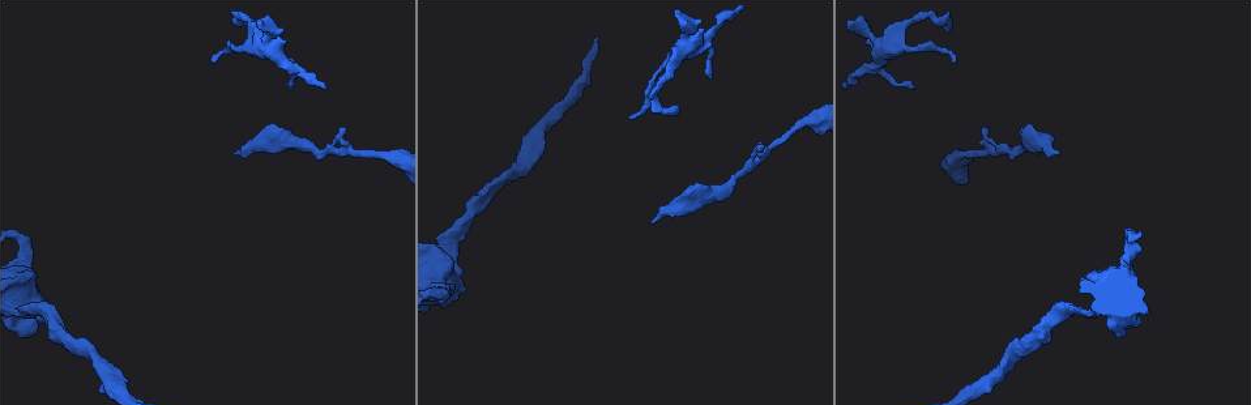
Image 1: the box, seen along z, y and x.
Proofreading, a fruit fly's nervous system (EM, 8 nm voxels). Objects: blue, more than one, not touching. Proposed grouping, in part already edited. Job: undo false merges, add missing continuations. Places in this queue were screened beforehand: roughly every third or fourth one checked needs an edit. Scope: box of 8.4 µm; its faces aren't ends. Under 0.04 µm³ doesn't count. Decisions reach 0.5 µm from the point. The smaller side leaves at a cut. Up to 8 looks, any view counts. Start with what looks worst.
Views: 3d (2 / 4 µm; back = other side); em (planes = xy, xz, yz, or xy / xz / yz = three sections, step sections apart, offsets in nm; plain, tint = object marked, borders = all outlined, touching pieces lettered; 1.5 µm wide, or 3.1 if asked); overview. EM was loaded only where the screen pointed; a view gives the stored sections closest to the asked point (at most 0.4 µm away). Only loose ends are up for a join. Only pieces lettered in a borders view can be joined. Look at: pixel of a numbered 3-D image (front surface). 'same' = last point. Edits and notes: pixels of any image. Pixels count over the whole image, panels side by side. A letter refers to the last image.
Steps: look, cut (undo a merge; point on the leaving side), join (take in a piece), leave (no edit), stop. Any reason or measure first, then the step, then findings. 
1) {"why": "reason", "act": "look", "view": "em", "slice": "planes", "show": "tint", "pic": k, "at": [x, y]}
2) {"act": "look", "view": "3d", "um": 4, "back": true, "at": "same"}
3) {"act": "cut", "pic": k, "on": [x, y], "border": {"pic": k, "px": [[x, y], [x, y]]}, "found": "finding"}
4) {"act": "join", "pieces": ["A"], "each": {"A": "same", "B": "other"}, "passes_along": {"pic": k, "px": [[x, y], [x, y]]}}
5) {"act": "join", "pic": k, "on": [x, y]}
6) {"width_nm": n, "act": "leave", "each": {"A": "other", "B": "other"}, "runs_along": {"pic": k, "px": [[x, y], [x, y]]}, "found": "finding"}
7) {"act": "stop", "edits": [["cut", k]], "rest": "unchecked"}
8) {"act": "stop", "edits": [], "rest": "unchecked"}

{"why": "calibre changes", "act": "look", "view": "3d", "um": 4, "pic": 1, "at": [26, 251]}

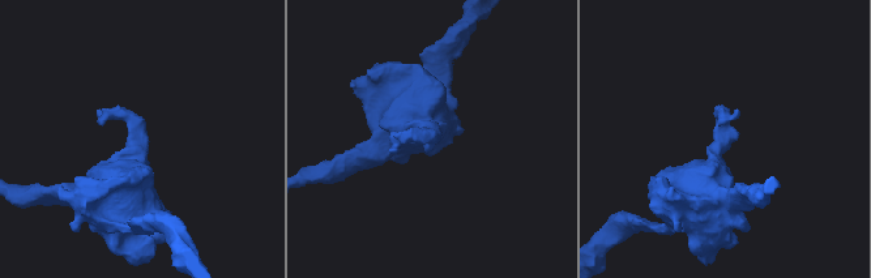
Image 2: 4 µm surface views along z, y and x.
{"act": "look", "view": "em", "slice": "planes", "show": "tint", "pic": 2, "at": [725, 137]}

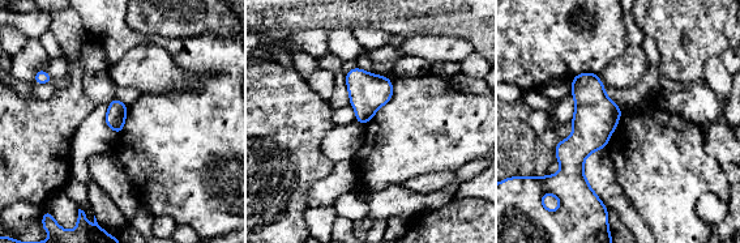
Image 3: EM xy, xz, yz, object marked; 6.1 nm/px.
{"act": "look", "view": "em", "slice": "planes", "show": "borders", "at": "same"}

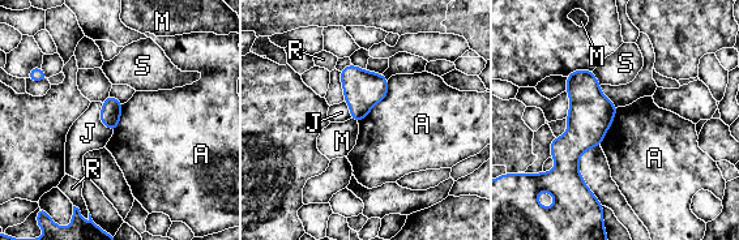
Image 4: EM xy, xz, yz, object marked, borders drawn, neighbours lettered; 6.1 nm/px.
{"width_nm": 120, "act": "leave", "each": {"A": "other", "J": "other", "M": "other", "R": "other", "S": "other"}, "border": {"pic": 4, "px": [[388, 80], [388, 93], [358, 123]]}, "found": "continuous, no second neuron"}

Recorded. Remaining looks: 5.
{"why": "free end", "act": "look", "view": "em", "slice": "xy", "step": 8, "show": "borders", "pic": 1, "at": [763, 144]}

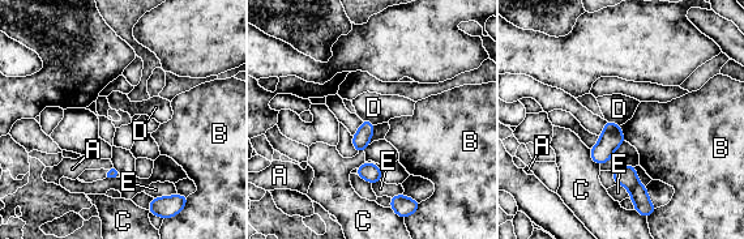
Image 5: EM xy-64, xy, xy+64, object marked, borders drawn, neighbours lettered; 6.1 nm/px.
{"act": "look", "view": "em", "slice": "planes", "show": "borders", "at": "same"}

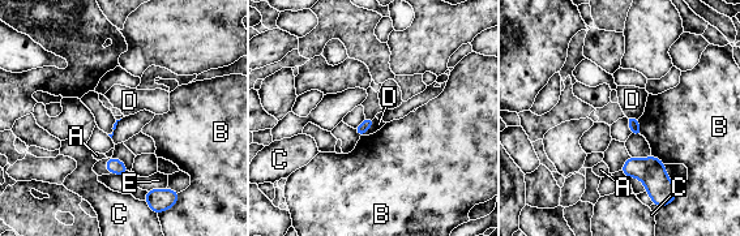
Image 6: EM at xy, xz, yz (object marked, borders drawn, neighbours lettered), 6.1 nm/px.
{"act": "leave", "each": {"A": "other", "B": "other", "C": "other", "D": "other", "E": "other"}, "border": {"pic": 6, "px": [[375, 118], [375, 123], [363, 134]]}, "found": "no lettered piece goes on from it"}

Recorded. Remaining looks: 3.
{"why": "branch stops here", "act": "look", "view": "3d", "um": 2, "pic": 1, "at": [212, 60]}

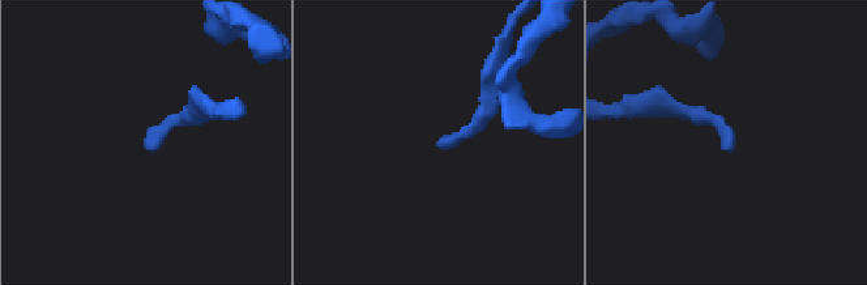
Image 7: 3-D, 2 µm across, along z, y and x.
{"act": "look", "view": "em", "slice": "planes", "show": "tint", "pic": 7, "at": [439, 143]}

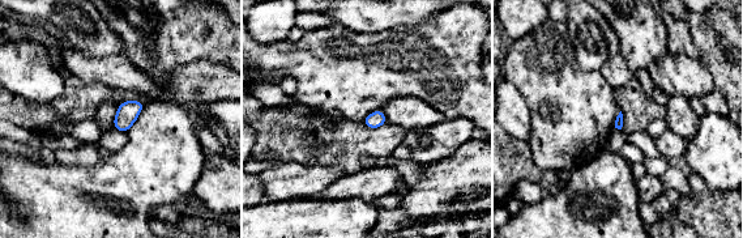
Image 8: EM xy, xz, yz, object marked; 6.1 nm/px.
{"act": "look", "view": "em", "slice": "planes", "show": "borders", "at": "same"}

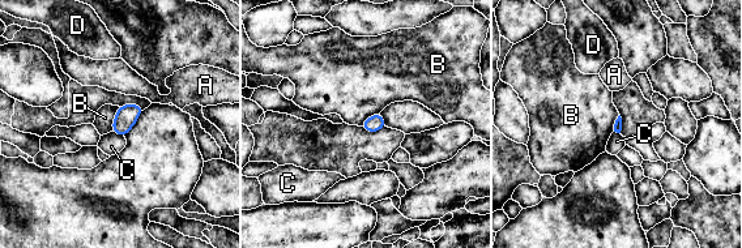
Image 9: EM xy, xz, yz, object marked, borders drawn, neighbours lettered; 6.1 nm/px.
{"act": "leave", "each": {"A": "other", "B": "other", "C": "other", "D": "other"}, "found": "none of them fits"}

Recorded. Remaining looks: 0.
{"act": "stop", "edits": [], "rest": "unchecked"}

